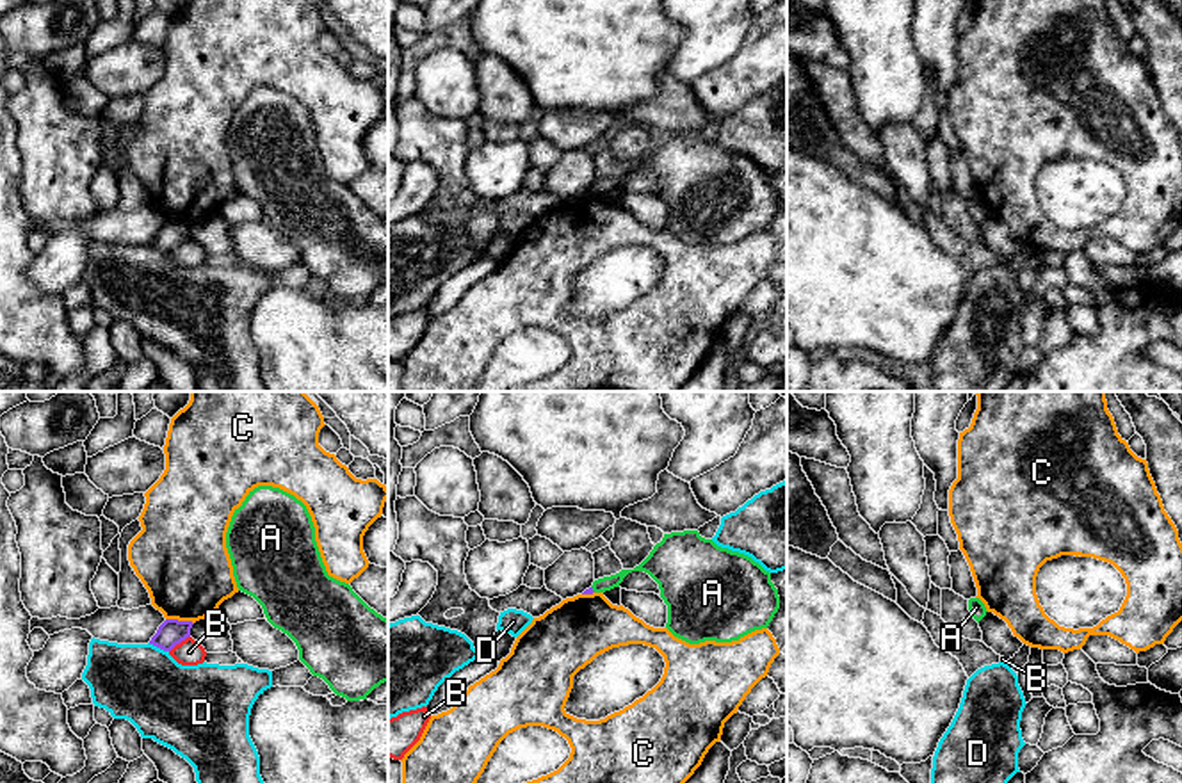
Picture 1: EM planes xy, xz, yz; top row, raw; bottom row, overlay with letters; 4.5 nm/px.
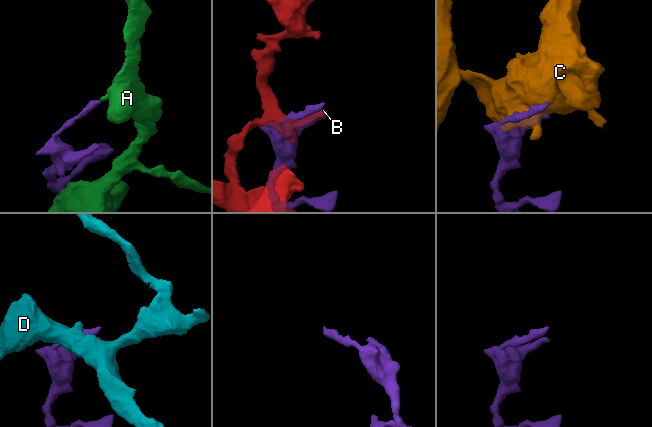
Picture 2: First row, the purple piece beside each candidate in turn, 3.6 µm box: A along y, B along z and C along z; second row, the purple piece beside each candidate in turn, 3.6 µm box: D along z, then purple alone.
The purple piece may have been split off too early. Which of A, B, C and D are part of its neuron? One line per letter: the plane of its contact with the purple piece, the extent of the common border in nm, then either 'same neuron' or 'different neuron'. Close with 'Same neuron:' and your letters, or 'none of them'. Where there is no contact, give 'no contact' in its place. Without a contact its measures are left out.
A: xz | 40 nm | different neuron
B: xy | 120 nm | different neuron
C: xy | 130 nm | different neuron
D: xy | 100 nm | different neuron
Same neuron: none of them

